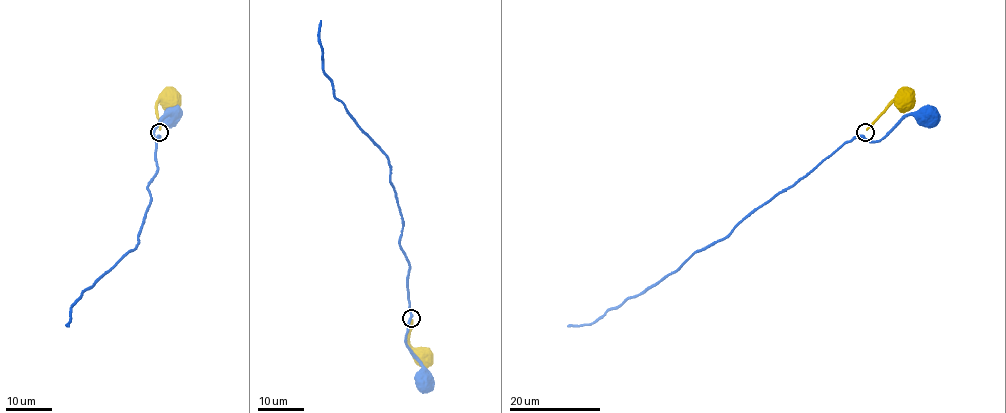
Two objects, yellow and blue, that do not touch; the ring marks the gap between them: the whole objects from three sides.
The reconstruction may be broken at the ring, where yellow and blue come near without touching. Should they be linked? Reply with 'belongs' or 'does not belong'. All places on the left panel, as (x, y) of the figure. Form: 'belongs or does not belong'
does not belong

